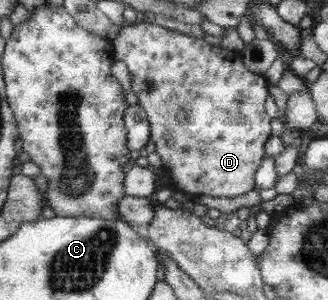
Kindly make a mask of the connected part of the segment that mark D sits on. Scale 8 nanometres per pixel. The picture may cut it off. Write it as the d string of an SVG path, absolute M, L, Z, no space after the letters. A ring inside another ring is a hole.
M138 20L131 26L124 26L111 42L114 48L114 59L124 61L129 69L131 89L134 91L136 97L138 97L139 106L146 112L147 120L150 124L151 139L154 142L156 153L158 153L162 160L161 168L176 183L176 190L195 199L203 195L218 198L234 198L254 190L255 173L258 167L260 167L261 161L266 156L265 143L271 136L271 118L266 114L266 110L264 110L264 101L266 101L266 96L269 94L269 84L263 74L254 73L246 69L242 61L241 50L230 51L229 49L224 49L221 45L210 44L204 38L192 37L191 35L166 29L160 25L151 24L143 20Z

